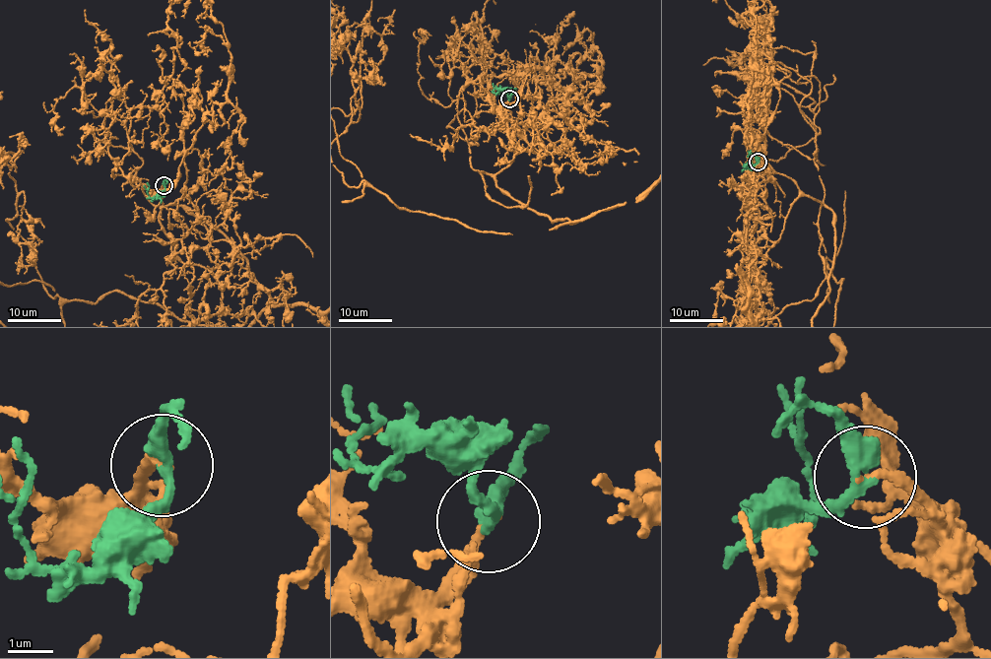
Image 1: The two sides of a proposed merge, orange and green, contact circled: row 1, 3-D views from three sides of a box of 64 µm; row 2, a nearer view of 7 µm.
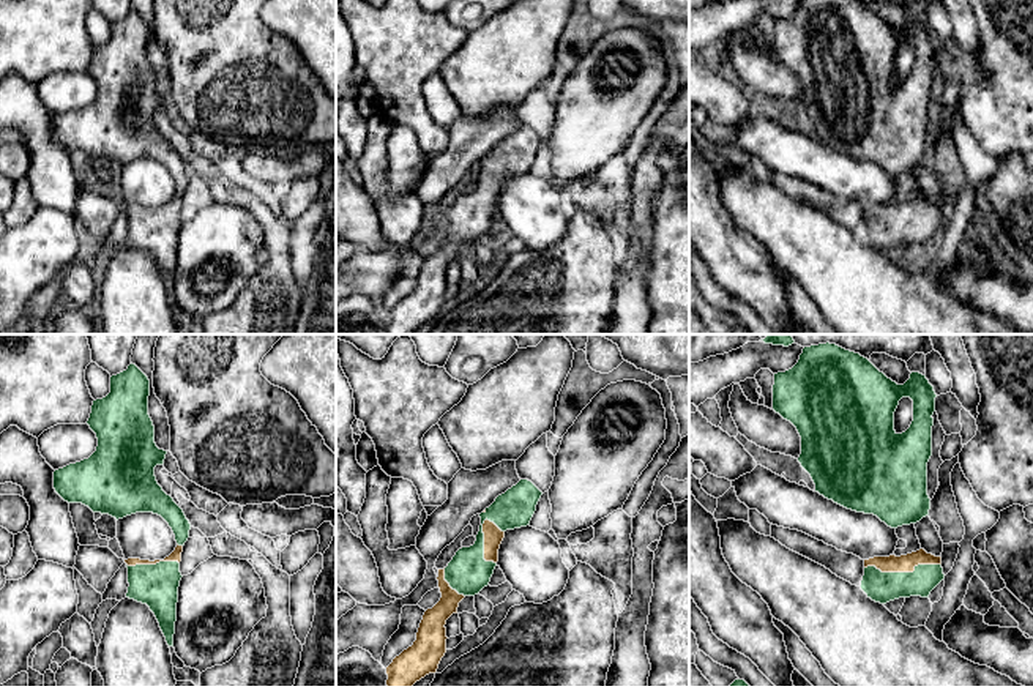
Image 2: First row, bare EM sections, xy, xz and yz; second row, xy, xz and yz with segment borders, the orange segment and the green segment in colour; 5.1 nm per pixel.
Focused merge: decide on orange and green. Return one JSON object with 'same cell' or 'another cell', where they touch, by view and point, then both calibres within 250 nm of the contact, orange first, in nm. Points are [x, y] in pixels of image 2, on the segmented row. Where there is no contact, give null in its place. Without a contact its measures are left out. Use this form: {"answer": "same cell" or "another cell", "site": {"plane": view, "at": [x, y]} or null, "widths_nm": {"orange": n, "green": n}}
{"answer": "same cell", "site": {"plane": "yz", "at": [902, 571]}, "widths_nm": {"orange": 100, "green": 160}}

